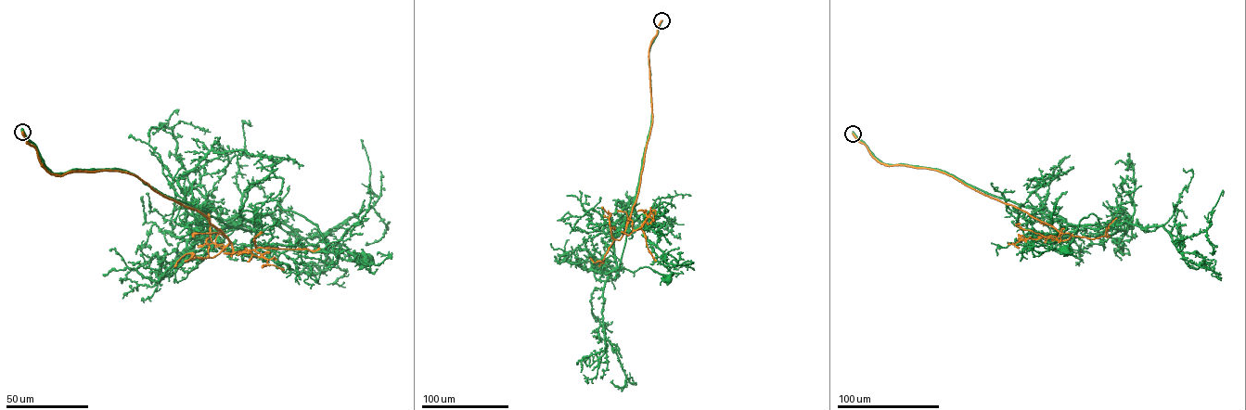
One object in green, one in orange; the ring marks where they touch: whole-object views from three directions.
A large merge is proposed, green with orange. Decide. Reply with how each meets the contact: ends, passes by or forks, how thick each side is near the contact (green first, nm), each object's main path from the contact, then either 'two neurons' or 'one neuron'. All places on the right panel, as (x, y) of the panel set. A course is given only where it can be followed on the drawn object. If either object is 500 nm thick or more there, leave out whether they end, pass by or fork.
750/700 nm | green via (853, 134), (884, 163), (940, 169), (1072, 224), (1098, 229), (1096, 215), (1080, 220), (1067, 250) | orange via (853, 134), (880, 162), (938, 170), (952, 175), (1053, 226), (1059, 233), (1056, 237), (1041, 235), (1060, 240) | two neurons

